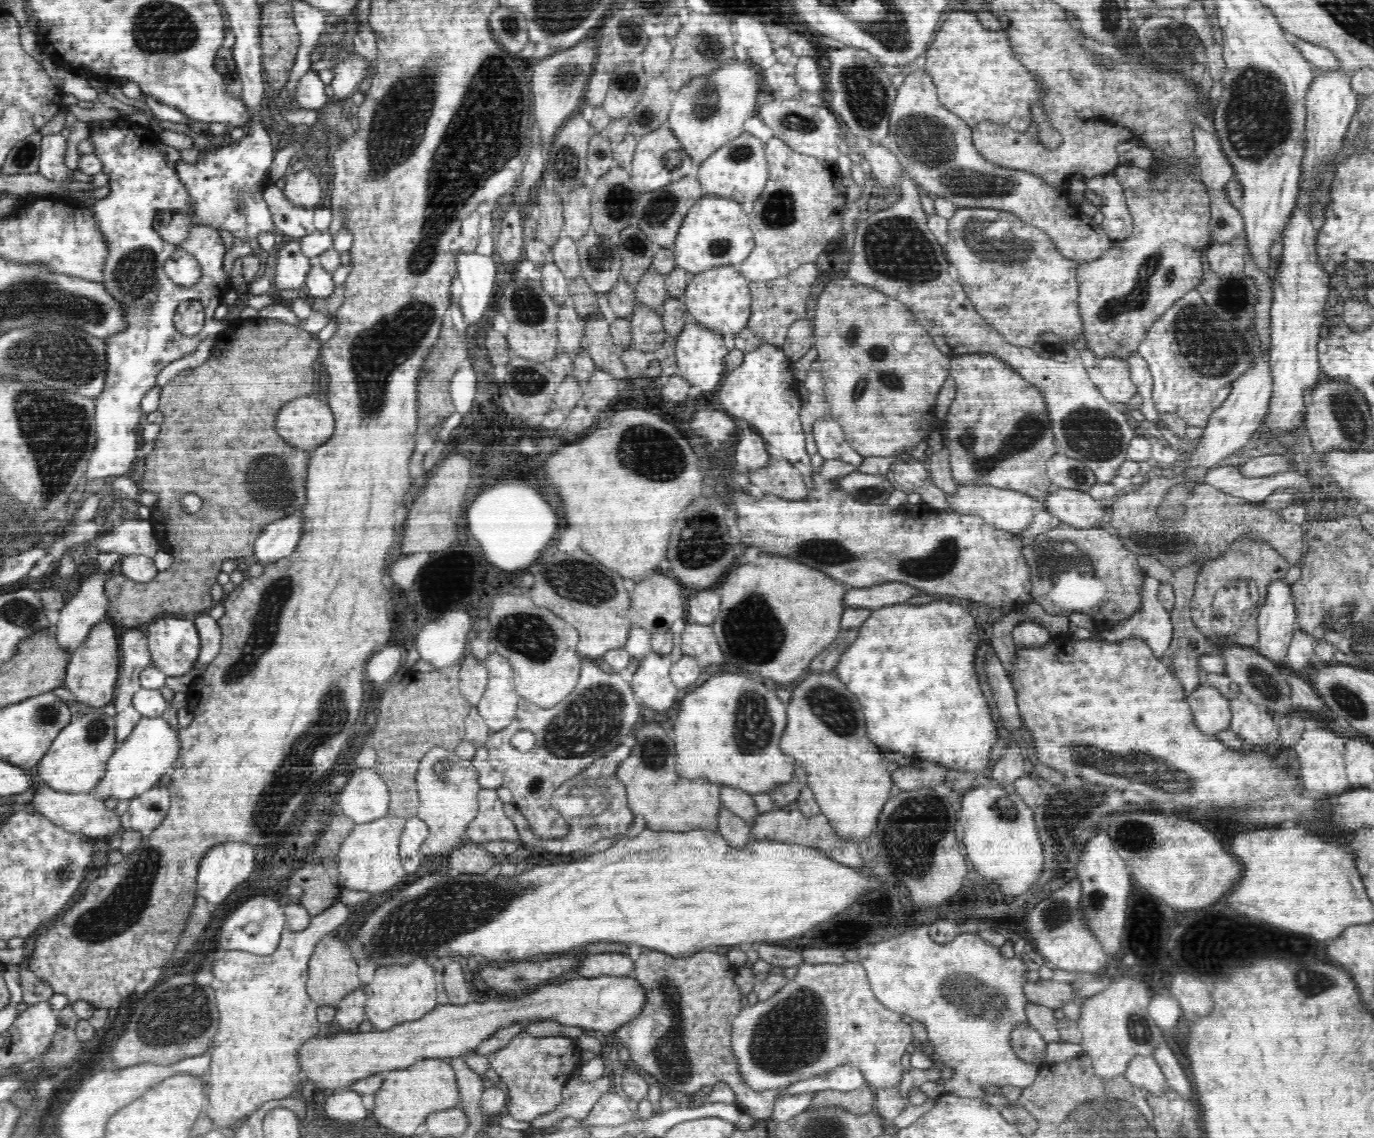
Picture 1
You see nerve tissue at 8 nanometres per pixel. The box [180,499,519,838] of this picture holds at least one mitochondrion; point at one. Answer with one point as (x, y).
(273, 807)

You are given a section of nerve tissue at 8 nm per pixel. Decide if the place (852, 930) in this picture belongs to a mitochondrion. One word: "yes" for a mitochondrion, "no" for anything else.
no

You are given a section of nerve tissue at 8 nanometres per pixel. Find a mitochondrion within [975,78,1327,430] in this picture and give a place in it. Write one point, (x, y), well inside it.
(1211, 350)

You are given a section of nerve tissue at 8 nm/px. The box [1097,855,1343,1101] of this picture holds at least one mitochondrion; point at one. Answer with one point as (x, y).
(1313, 980)

